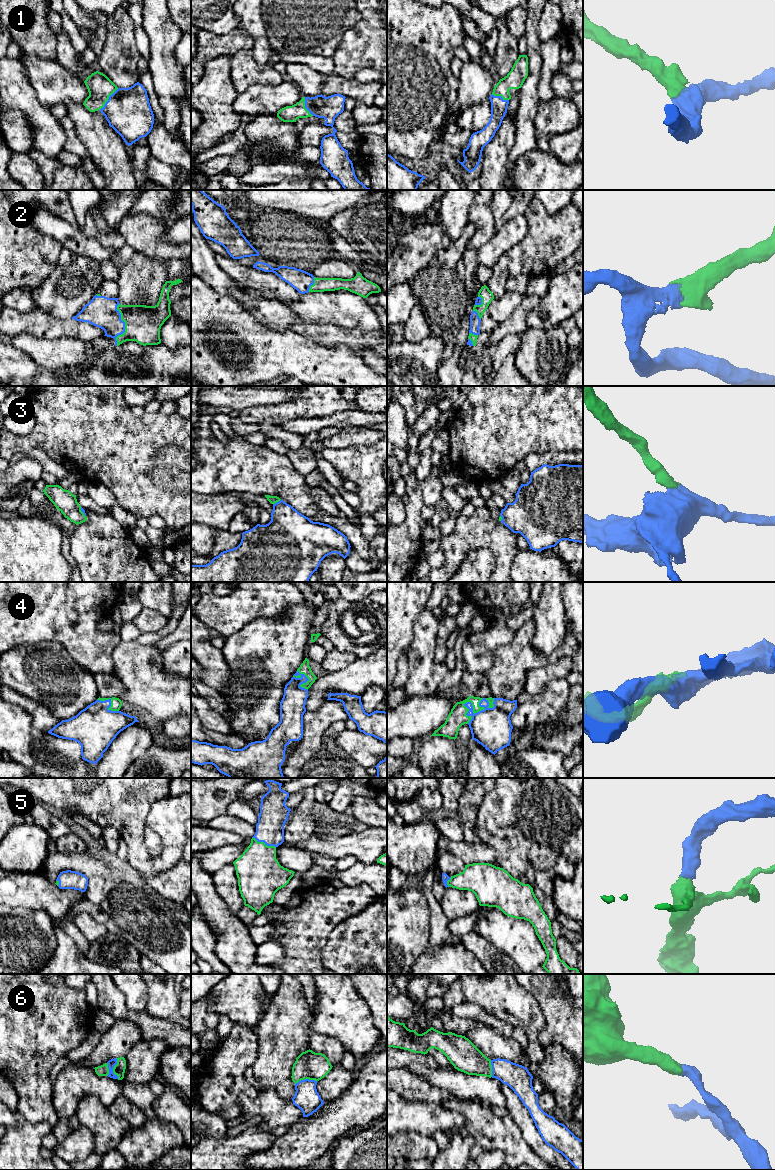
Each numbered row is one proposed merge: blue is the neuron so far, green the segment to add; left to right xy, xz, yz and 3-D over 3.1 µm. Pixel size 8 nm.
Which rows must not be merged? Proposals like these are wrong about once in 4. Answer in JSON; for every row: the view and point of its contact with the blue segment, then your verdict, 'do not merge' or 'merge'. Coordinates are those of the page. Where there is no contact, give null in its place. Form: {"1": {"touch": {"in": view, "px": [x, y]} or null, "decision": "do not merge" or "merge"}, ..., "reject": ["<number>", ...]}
{"1": {"touch": {"in": "xy", "px": [108, 99]}, "decision": "merge"}, "2": {"touch": {"in": "xy", "px": [124, 325]}, "decision": "merge"}, "3": {"touch": {"in": "xz", "px": [277, 502]}, "decision": "merge"}, "4": {"touch": {"in": "yz", "px": [471, 705]}, "decision": "merge"}, "5": {"touch": {"in": "xz", "px": [264, 842]}, "decision": "merge"}, "6": {"touch": {"in": "xy", "px": [113, 1067]}, "decision": "merge"}, "reject": []}

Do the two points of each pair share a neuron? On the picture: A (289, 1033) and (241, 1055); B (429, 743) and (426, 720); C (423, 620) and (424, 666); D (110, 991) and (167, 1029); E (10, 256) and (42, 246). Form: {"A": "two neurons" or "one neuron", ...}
{"A": "two neurons", "B": "two neurons", "C": "one neuron", "D": "one neuron", "E": "one neuron"}

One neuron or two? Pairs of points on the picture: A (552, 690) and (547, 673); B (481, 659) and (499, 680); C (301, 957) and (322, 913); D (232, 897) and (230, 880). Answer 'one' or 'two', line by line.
A: two
B: two
C: one
D: one

